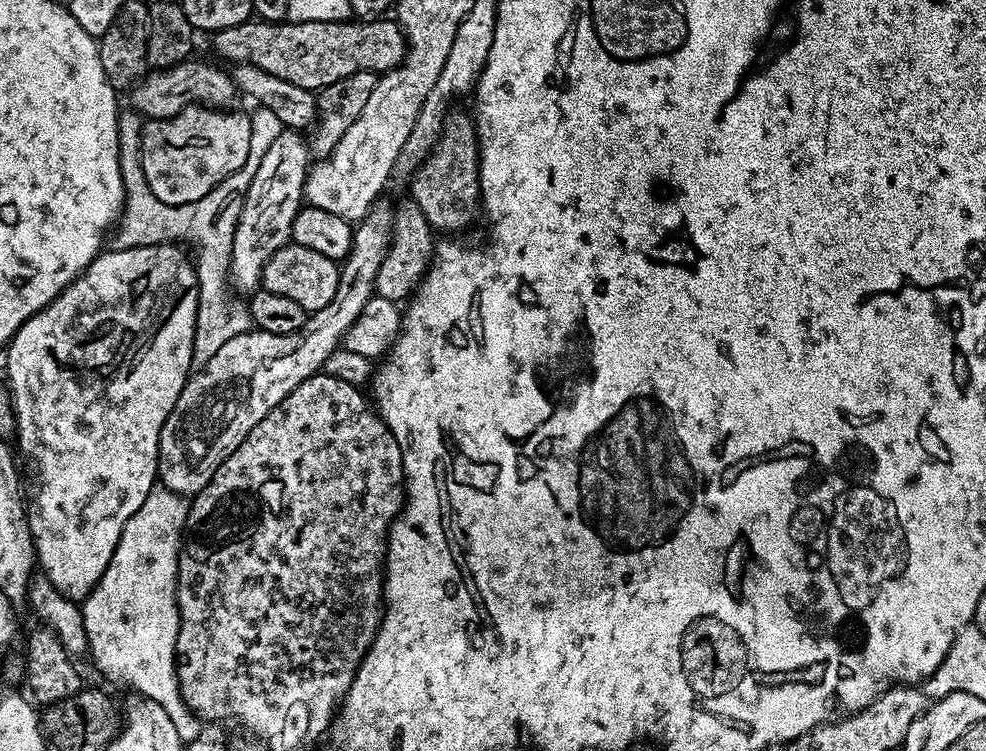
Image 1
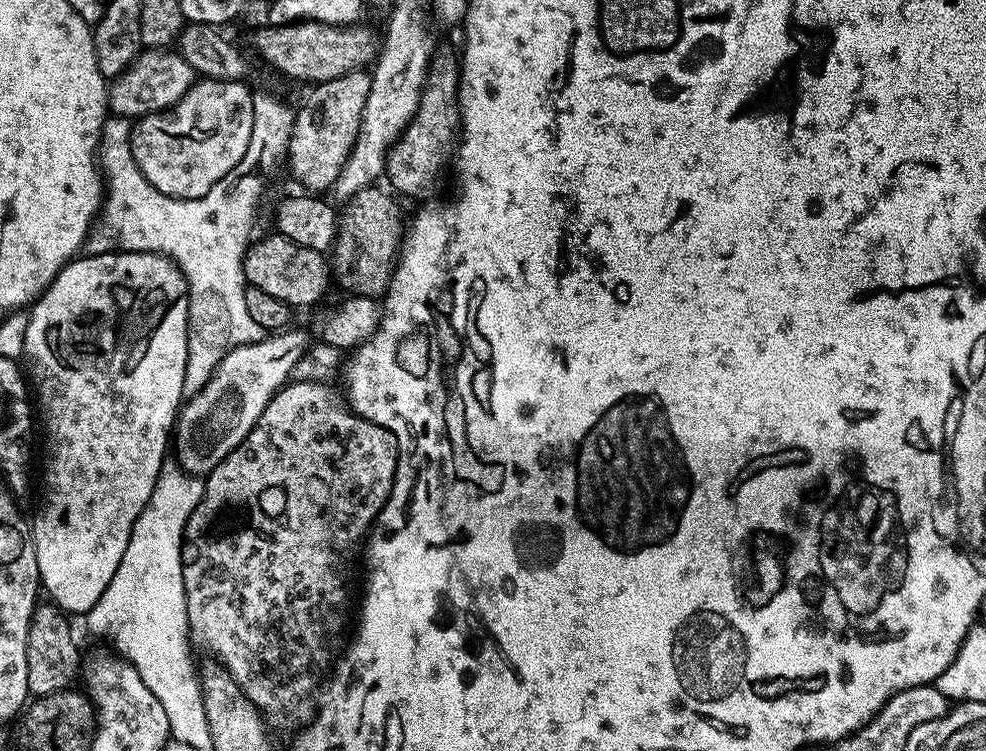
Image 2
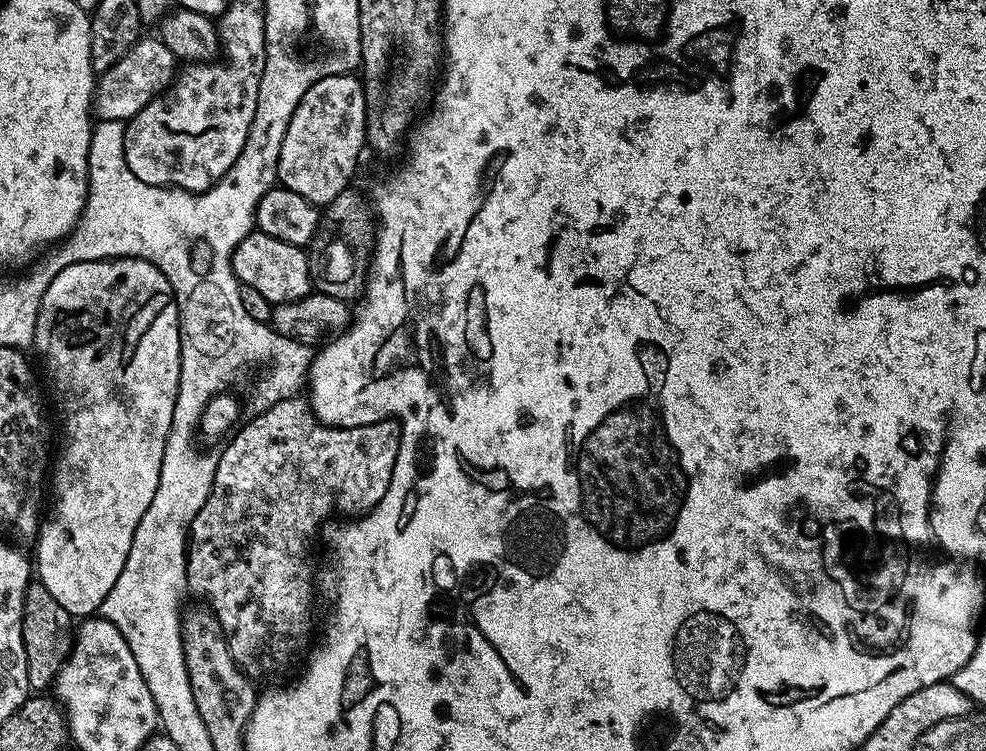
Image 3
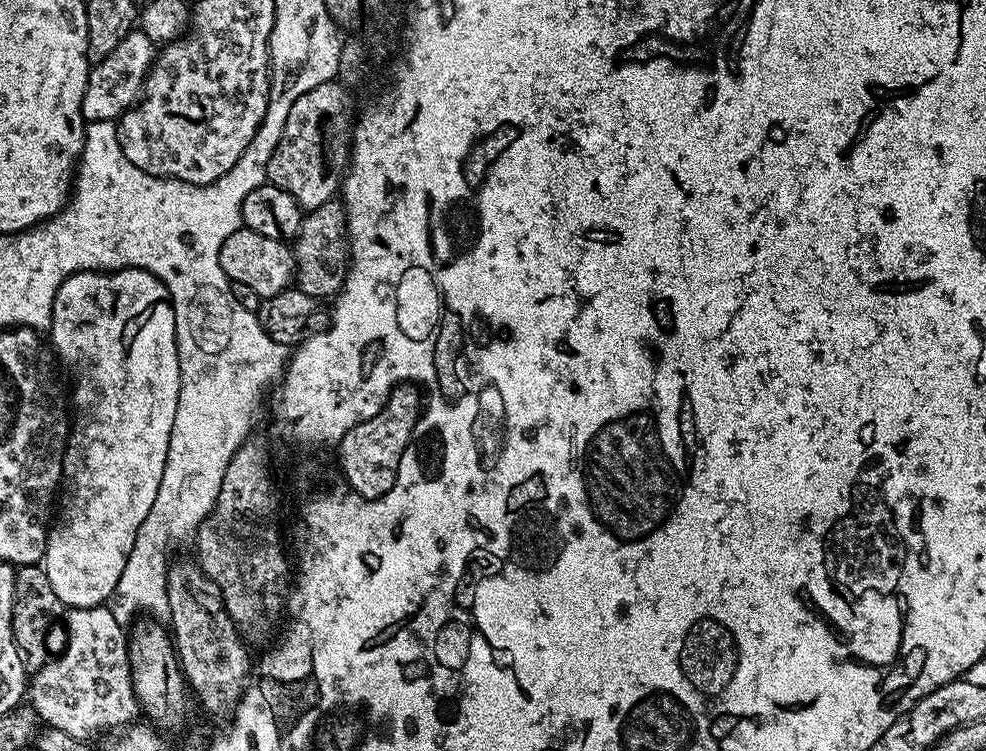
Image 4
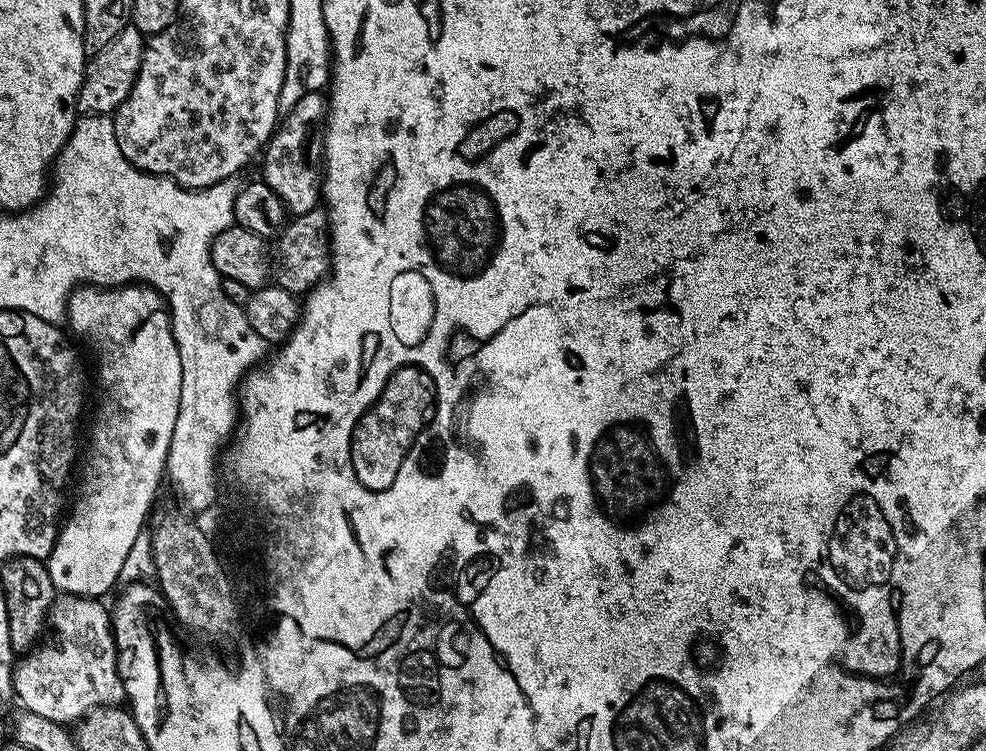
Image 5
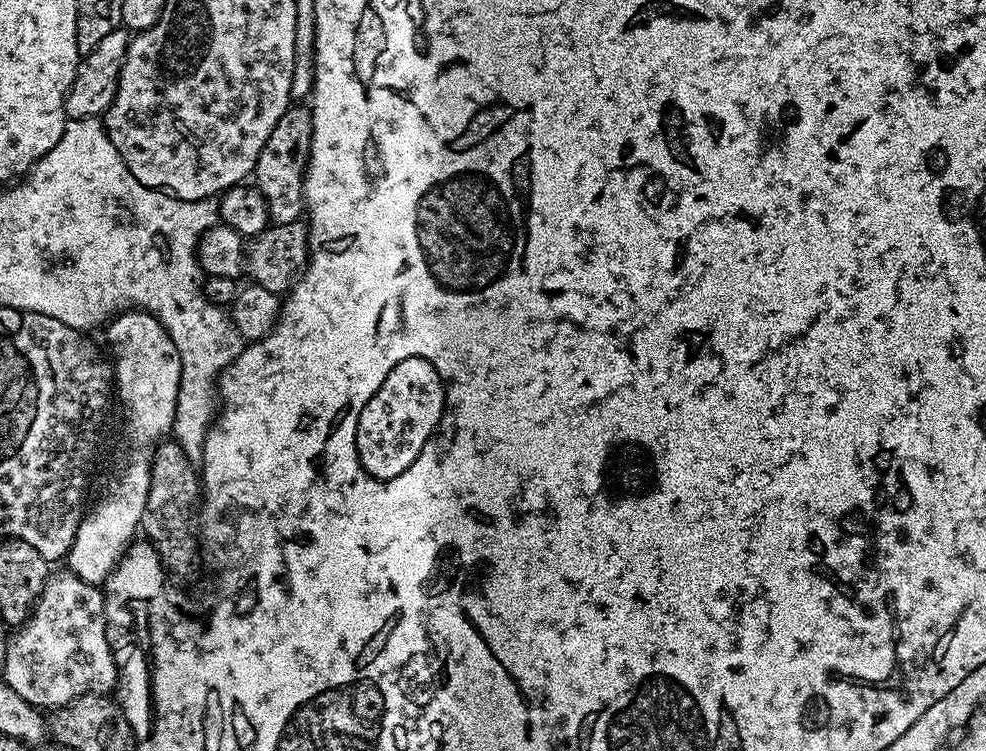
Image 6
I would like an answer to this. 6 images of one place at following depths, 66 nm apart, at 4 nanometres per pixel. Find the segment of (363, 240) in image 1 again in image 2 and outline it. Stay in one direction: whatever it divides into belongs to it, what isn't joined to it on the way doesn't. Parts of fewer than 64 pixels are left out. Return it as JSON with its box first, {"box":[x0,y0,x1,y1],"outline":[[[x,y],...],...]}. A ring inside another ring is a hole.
{"box":[174,331,306,478],"outline":[[[290,331],[268,334],[263,340],[230,350],[206,382],[204,389],[187,397],[174,425],[174,452],[176,448],[176,460],[188,471],[185,473],[200,478],[211,472],[214,466],[218,466],[218,462],[229,456],[246,438],[246,434],[250,434],[272,397],[289,383],[290,377],[296,371],[296,364],[306,354],[303,334]]]}

